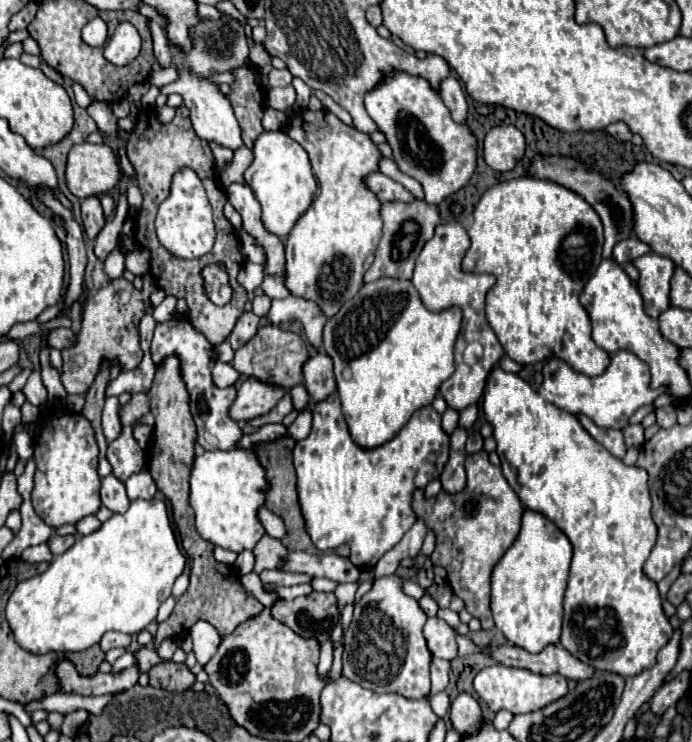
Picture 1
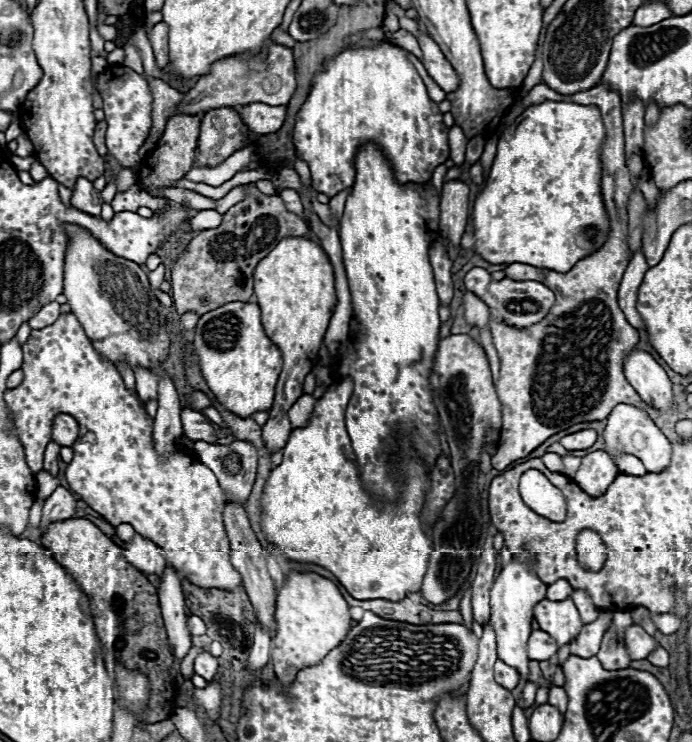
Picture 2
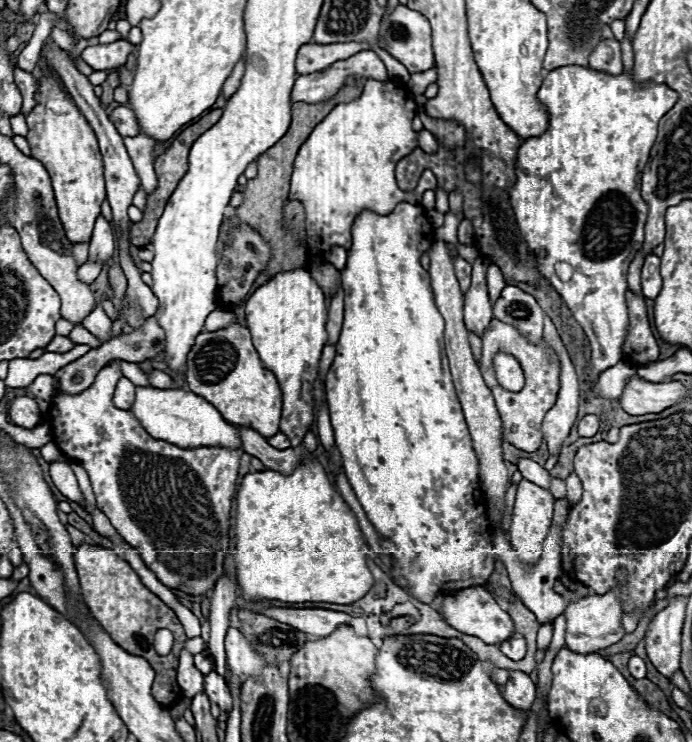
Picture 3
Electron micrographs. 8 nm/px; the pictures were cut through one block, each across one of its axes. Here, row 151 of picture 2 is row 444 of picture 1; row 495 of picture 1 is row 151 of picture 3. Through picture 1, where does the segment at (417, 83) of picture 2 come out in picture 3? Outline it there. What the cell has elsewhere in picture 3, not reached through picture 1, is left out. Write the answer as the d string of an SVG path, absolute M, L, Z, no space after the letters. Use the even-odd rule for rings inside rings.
M368 80L364 86L364 92L360 98L338 104L308 136L308 140L300 146L298 156L294 160L294 172L292 172L292 188L290 196L292 200L300 200L306 210L306 240L310 248L316 248L318 252L326 252L332 246L350 248L350 228L354 218L362 210L372 210L376 214L390 214L396 204L410 202L420 204L422 194L426 190L436 188L436 178L422 178L414 192L402 192L396 186L394 168L396 164L412 154L412 150L418 148L418 132L412 130L412 120L416 116L416 102L406 88L406 84L398 80Z

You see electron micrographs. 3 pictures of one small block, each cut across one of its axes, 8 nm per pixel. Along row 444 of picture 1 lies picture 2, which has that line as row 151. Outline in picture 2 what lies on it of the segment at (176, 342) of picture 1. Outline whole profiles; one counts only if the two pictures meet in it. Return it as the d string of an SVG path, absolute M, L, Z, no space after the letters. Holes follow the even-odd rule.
M232 106L212 108L202 118L202 132L198 140L200 166L218 166L236 150L242 150L246 126Z

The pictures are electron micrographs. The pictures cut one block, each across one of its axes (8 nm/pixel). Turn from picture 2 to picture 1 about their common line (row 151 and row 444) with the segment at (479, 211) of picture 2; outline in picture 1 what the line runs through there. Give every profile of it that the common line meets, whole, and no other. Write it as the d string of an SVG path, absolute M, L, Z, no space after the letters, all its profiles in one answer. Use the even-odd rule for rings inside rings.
M494 368L488 378L482 408L488 422L494 426L494 440L498 444L496 450L500 452L502 470L506 470L510 486L516 490L526 508L552 520L574 546L564 596L560 644L572 656L600 672L614 672L628 678L650 668L674 628L662 610L658 584L650 580L642 568L658 538L658 528L650 514L652 498L648 492L648 474L642 468L626 466L620 458L612 456L580 426L574 414L546 402L518 374Z

